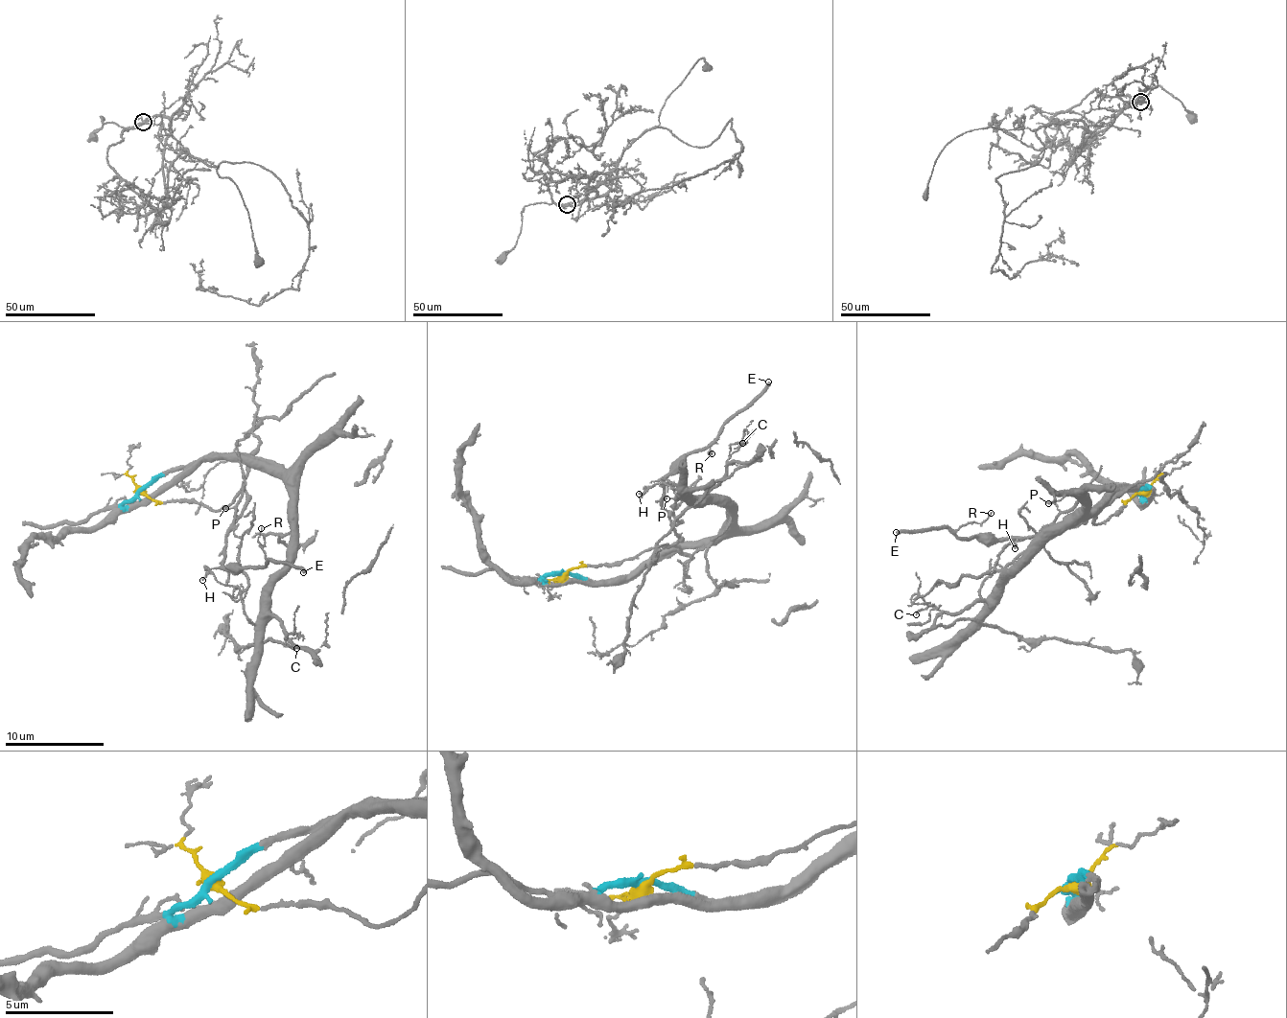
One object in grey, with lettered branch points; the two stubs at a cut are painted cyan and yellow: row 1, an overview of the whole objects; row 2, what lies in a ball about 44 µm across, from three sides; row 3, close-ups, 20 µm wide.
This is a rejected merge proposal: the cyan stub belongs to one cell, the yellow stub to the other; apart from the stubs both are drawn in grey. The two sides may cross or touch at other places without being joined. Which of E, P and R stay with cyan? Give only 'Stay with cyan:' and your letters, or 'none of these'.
Stay with cyan: none of these

